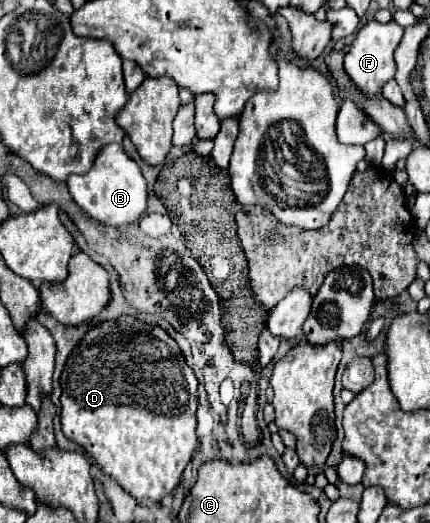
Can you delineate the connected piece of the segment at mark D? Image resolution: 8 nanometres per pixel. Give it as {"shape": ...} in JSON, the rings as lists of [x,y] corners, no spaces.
{"shape":[[[123,316],[117,322],[103,322],[99,326],[93,326],[83,336],[81,344],[67,358],[65,370],[61,374],[61,386],[63,386],[63,394],[61,394],[61,424],[63,424],[63,434],[69,440],[73,440],[79,446],[83,446],[85,452],[101,466],[103,474],[109,476],[111,480],[115,480],[137,502],[141,502],[141,500],[147,498],[147,500],[159,504],[165,496],[169,496],[169,494],[175,492],[175,488],[181,482],[181,474],[183,474],[185,466],[191,462],[191,454],[193,454],[193,450],[199,444],[197,442],[197,434],[195,434],[195,428],[197,428],[197,418],[195,418],[195,412],[197,412],[197,384],[199,382],[197,382],[193,370],[185,364],[185,358],[183,358],[179,346],[175,344],[173,338],[169,338],[163,332],[163,328],[159,328],[159,326],[147,326],[147,324],[143,324],[141,320],[137,320],[133,316]]]}

